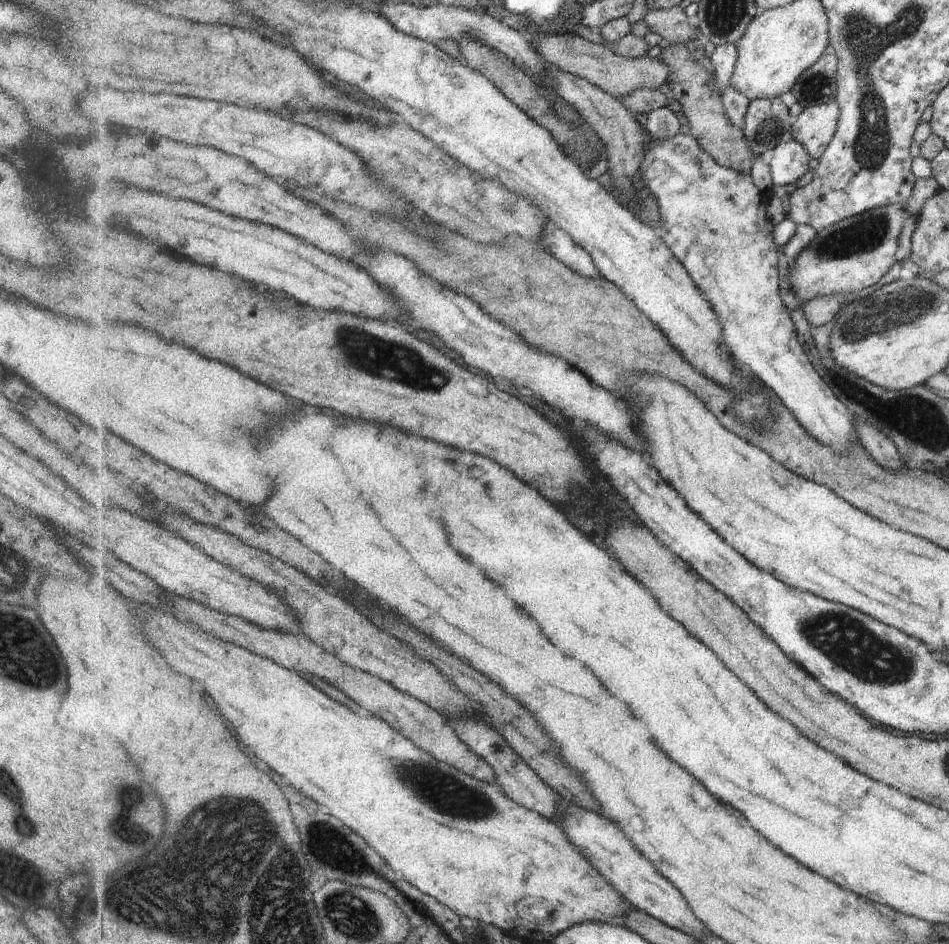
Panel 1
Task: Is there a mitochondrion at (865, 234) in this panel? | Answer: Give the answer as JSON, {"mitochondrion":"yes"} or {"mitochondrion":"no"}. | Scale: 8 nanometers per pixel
{"mitochondrion":"yes"}

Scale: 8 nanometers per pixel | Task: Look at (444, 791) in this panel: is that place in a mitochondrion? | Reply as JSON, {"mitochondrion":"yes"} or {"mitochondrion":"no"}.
{"mitochondrion":"yes"}

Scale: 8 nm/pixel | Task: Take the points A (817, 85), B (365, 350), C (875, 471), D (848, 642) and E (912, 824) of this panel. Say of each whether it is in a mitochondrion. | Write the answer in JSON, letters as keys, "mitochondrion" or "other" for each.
{"A":"mitochondrion","B":"mitochondrion","C":"other","D":"mitochondrion","E":"other"}

